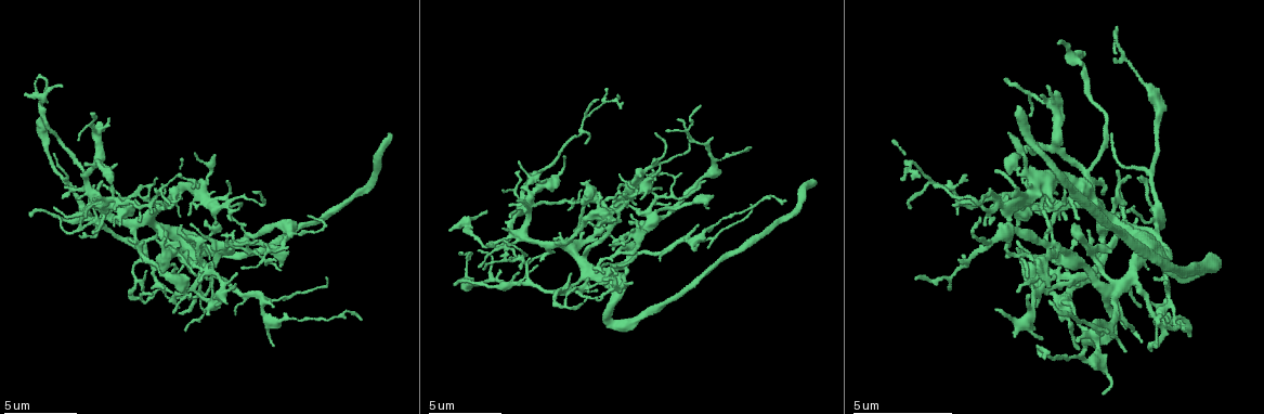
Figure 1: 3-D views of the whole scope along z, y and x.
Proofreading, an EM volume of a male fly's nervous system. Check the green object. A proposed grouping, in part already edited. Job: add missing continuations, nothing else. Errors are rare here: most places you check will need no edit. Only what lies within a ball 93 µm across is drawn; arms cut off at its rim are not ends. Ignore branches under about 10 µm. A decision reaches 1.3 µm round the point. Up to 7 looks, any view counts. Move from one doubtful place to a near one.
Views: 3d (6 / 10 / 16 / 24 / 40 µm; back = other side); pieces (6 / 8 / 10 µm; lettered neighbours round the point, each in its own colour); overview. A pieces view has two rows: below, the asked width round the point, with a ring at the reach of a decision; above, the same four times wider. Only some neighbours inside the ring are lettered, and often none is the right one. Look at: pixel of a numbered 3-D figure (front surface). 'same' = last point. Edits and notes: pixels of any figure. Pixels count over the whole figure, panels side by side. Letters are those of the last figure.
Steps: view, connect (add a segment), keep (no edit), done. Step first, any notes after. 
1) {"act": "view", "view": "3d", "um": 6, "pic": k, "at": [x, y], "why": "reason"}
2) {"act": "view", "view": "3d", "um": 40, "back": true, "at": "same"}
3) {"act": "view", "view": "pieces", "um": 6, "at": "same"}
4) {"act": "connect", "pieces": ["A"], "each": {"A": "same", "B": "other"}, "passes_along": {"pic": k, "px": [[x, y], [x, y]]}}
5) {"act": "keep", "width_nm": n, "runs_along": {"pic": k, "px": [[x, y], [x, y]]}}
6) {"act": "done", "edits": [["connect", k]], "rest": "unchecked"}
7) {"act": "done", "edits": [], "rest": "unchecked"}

{"act": "view", "view": "pieces", "um": 10, "pic": 1, "at": [564, 305]}

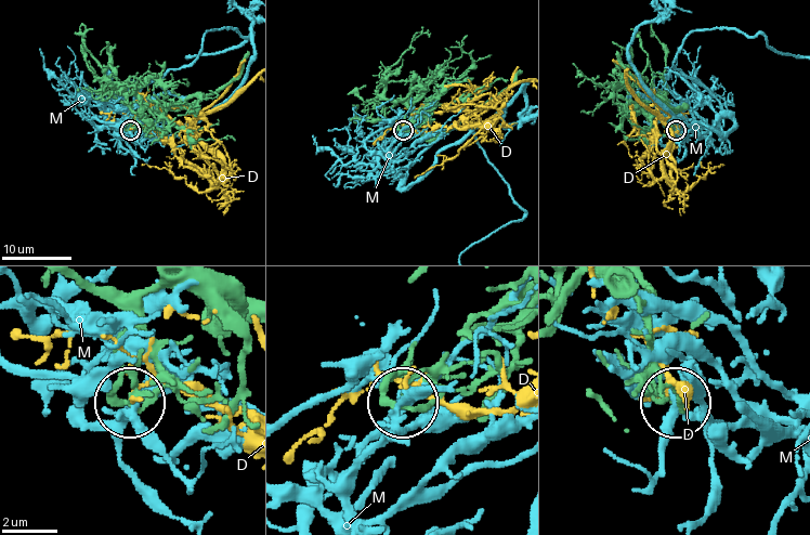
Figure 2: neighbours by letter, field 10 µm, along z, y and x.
{"act": "keep", "each": {"D": "other", "M": "other"}, "found": "none of them fits"}

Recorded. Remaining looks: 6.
{"act": "view", "view": "pieces", "um": 10, "pic": 1, "at": [282, 263], "why": "branch stops here"}

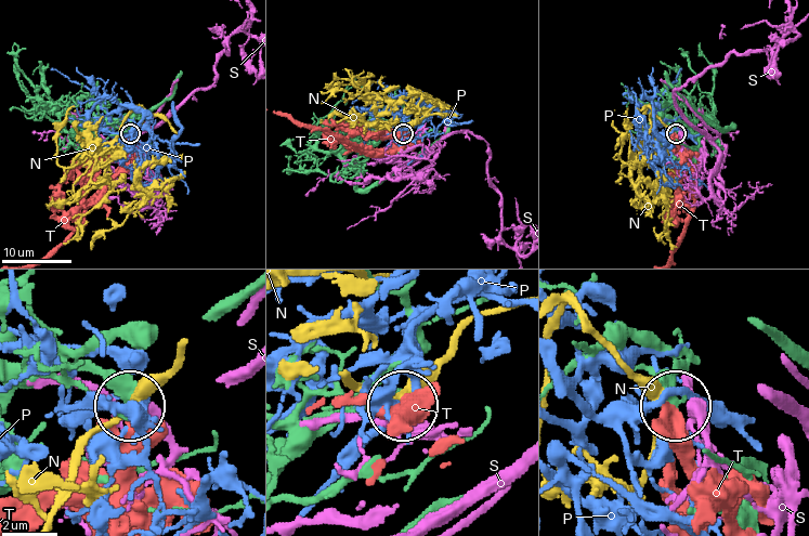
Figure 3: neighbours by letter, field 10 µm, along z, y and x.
{"act": "keep", "each": {"N": "other", "P": "other", "S": "other", "T": "other"}, "found": "none of them fits"}

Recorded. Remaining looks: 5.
{"act": "view", "view": "pieces", "um": 6, "pic": 1, "at": [358, 317], "why": "an open end"}

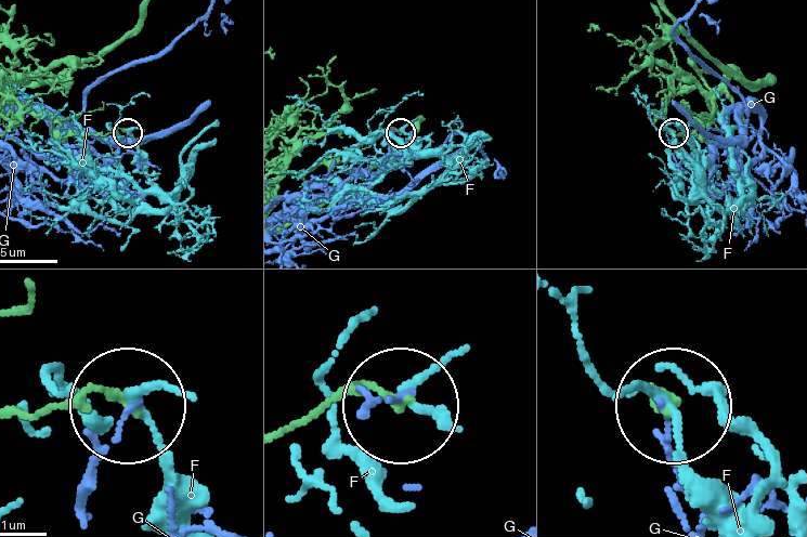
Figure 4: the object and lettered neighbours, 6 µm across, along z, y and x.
{"act": "keep", "each": {"F": "other", "G": "other"}, "runs_along": {"pic": 4, "px": [[11, 415], [124, 403]]}, "found": "no lettered segment goes on from it"}

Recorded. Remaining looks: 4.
{"act": "done", "edits": [], "rest": "unchecked"}

